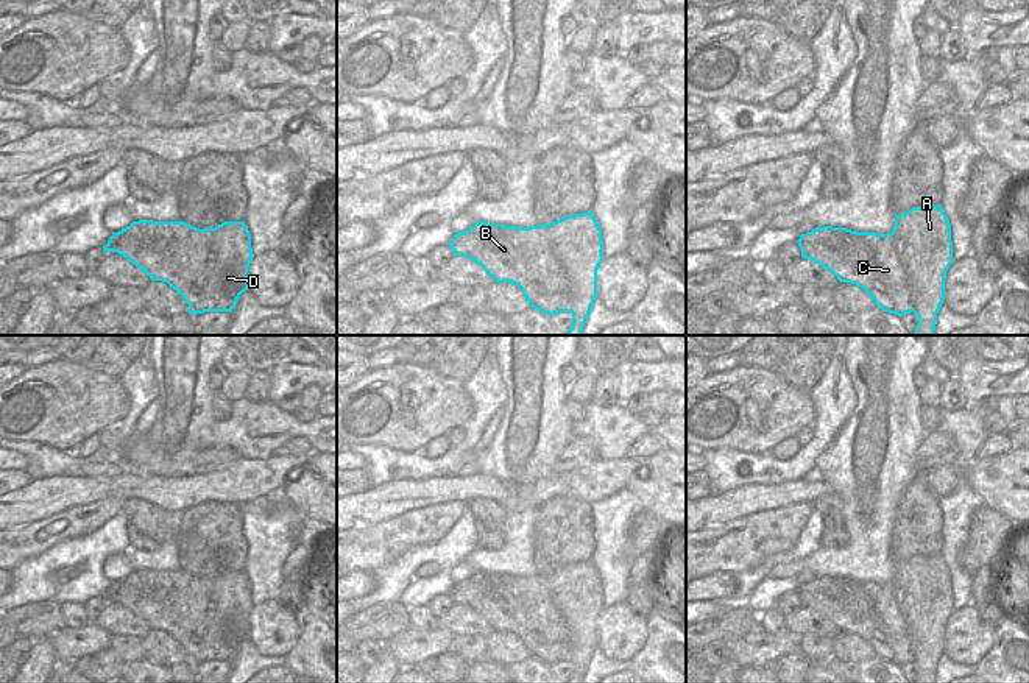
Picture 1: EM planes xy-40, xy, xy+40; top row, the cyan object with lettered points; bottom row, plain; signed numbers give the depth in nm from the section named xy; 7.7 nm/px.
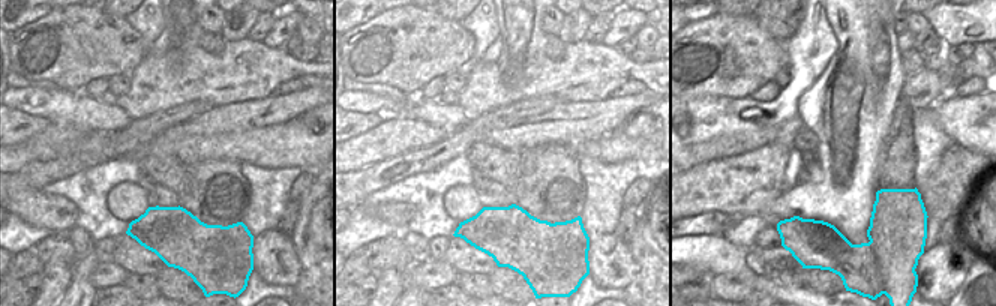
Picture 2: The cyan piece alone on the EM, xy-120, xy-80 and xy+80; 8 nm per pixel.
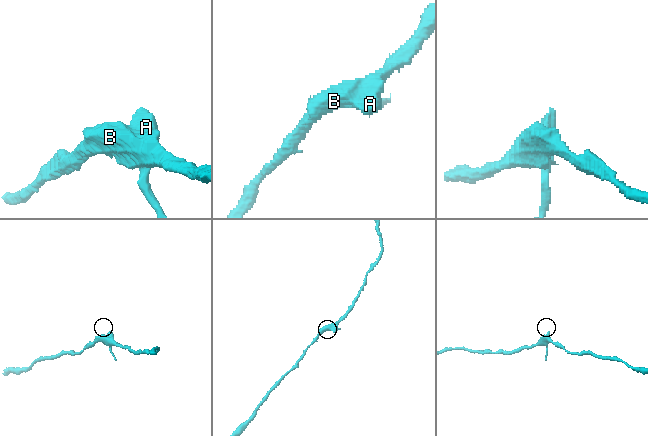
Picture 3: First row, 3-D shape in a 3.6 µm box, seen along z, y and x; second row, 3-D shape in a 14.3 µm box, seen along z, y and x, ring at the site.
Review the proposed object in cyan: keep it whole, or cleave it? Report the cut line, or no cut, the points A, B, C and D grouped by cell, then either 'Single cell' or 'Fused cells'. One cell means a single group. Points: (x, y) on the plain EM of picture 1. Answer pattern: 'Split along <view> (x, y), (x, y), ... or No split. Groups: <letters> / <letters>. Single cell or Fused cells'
Split along xy (540, 574), (546, 580), (552, 602), (574, 635), (571, 661). Groups: A / B C D. Fused cells.

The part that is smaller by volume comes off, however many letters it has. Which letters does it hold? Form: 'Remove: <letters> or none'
Remove: A

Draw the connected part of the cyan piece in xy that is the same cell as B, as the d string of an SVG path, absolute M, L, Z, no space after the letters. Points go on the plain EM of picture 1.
M477 571L449 593L455 605L480 614L496 632L518 635L530 656L555 664L572 661L575 635L553 603L546 577Z

